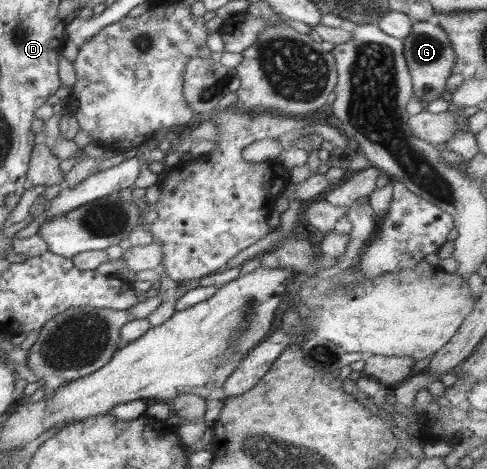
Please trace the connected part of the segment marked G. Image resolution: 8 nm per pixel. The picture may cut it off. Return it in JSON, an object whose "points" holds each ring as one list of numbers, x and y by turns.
{"points":[[413,21,412,30,402,39,403,55,411,76,411,87,420,101,433,101,446,90,446,78,454,64,454,49,448,35,436,23]]}

